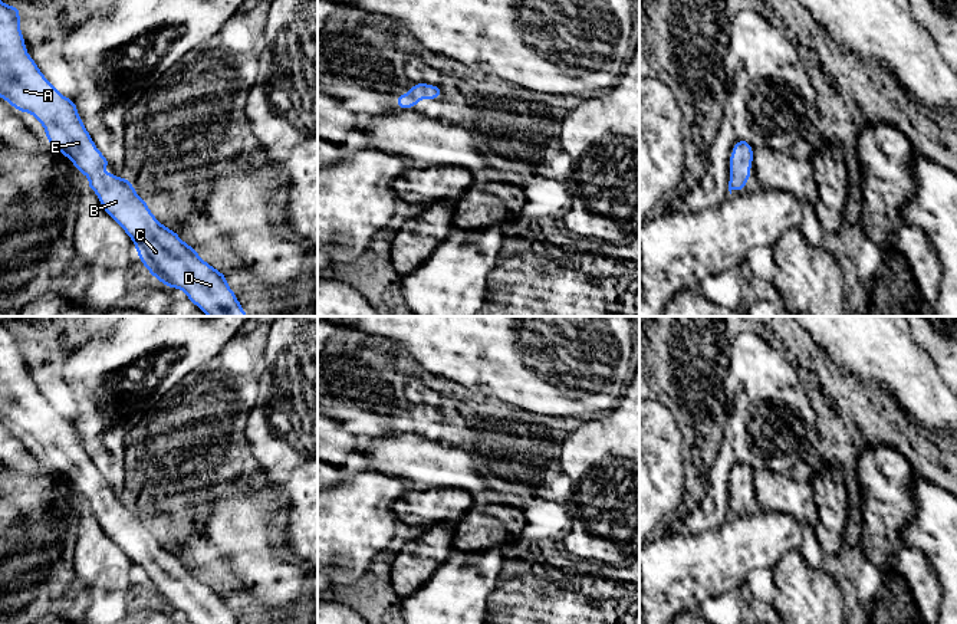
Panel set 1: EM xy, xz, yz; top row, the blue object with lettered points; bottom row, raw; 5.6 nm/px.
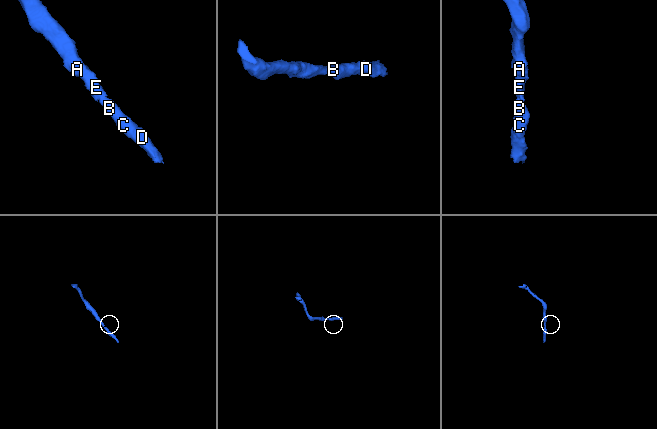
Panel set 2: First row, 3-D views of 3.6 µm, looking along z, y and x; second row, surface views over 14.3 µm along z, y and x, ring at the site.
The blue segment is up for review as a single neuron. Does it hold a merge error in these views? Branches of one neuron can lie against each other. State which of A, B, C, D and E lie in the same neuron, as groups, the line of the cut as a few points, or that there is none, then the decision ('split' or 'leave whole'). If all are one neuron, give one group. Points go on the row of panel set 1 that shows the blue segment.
A B C D E; no cut; leave whole

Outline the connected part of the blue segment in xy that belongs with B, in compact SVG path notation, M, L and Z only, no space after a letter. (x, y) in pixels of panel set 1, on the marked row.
M0 0L0 98L19 112L36 116L46 131L50 145L68 157L79 174L86 174L88 190L96 191L102 208L124 229L135 244L137 253L148 272L168 288L181 289L187 299L208 316L249 316L236 293L228 288L226 275L205 263L190 244L161 224L134 190L128 178L102 173L109 161L96 148L78 115L76 102L63 96L39 70L37 63L29 56L24 35L20 32L20 12L17 6L7 6Z

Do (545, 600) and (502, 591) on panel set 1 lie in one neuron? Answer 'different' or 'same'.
same

